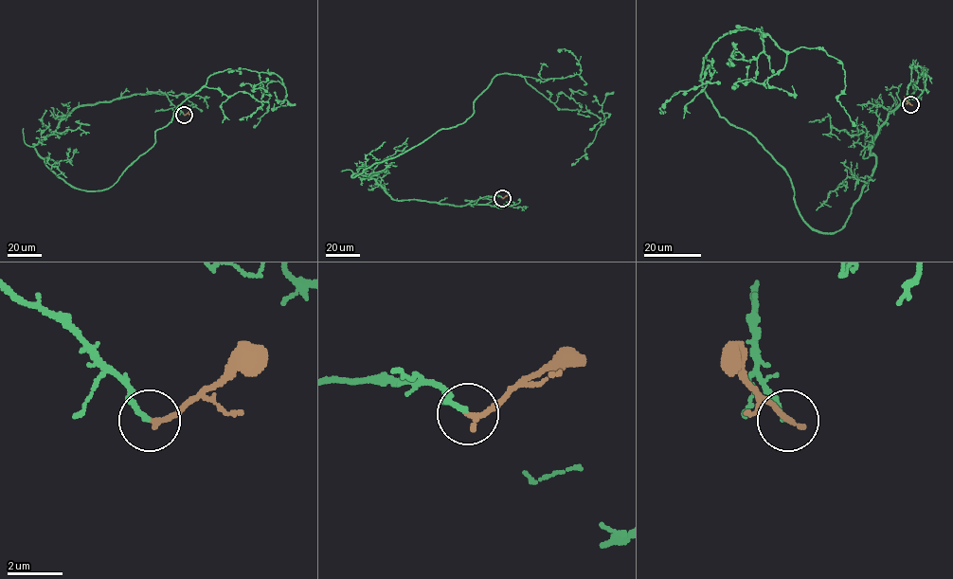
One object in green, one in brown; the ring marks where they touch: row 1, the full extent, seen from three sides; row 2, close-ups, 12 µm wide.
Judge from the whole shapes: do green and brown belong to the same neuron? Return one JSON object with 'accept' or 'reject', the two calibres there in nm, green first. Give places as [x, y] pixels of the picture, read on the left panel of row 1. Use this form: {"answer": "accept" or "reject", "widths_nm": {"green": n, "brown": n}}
{"answer": "accept", "widths_nm": {"green": 180, "brown": 220}}

